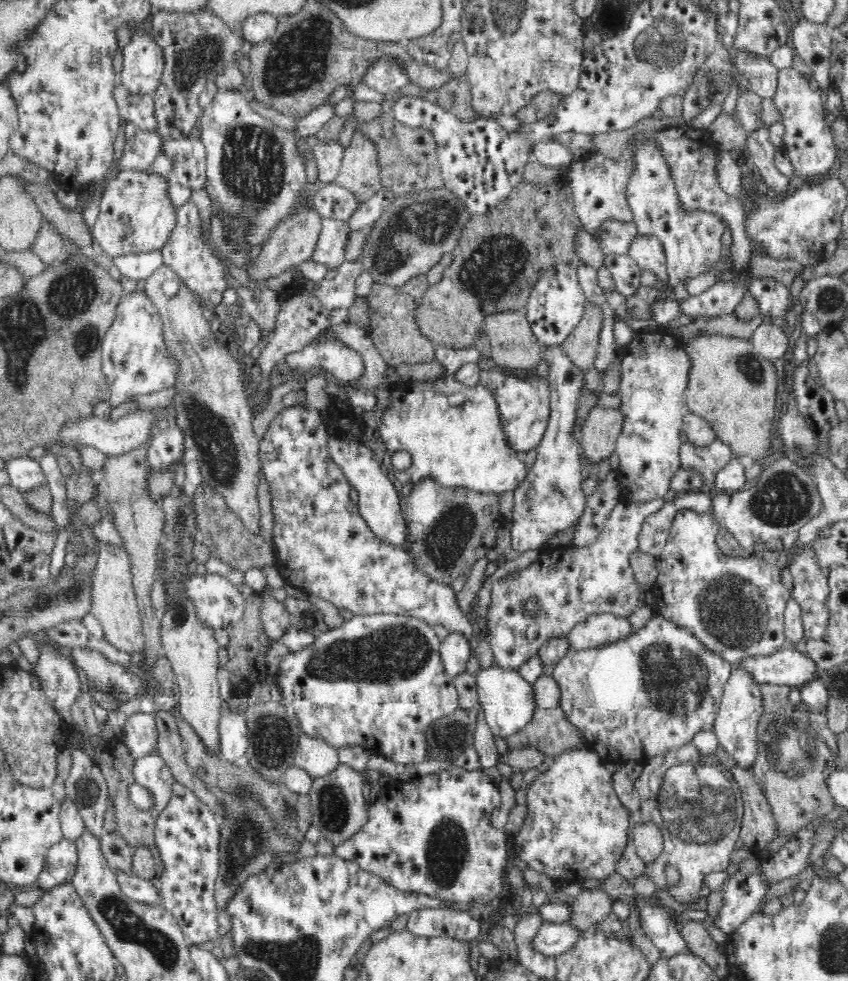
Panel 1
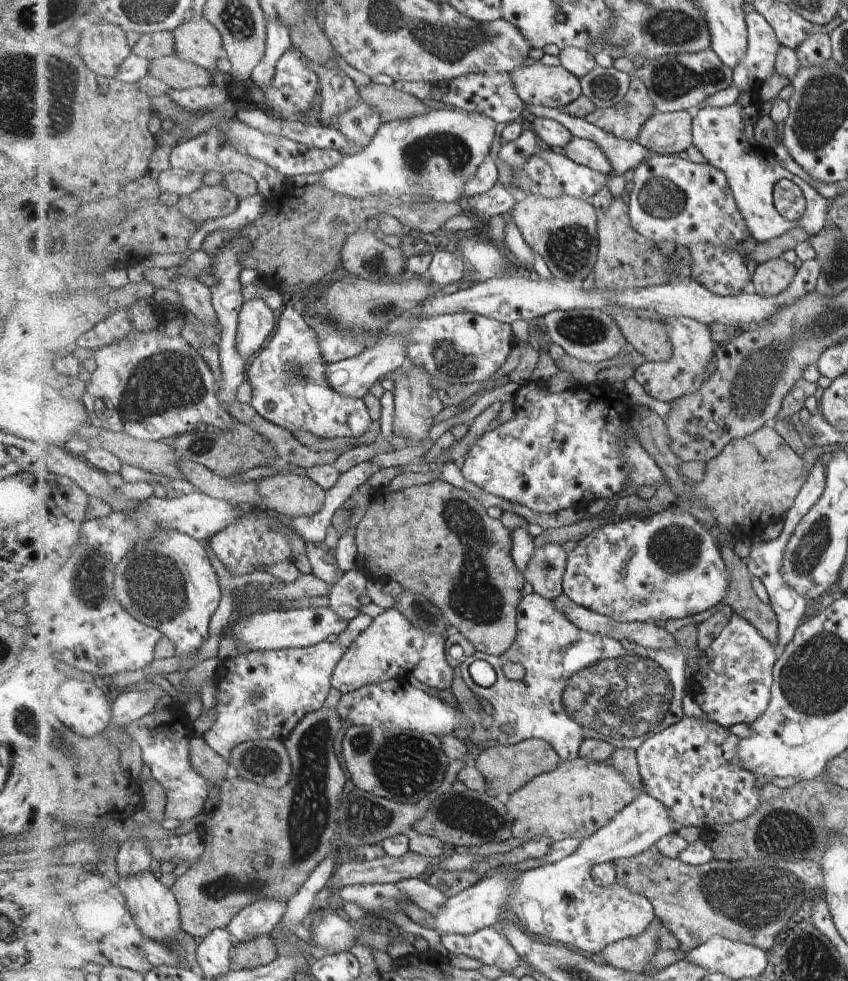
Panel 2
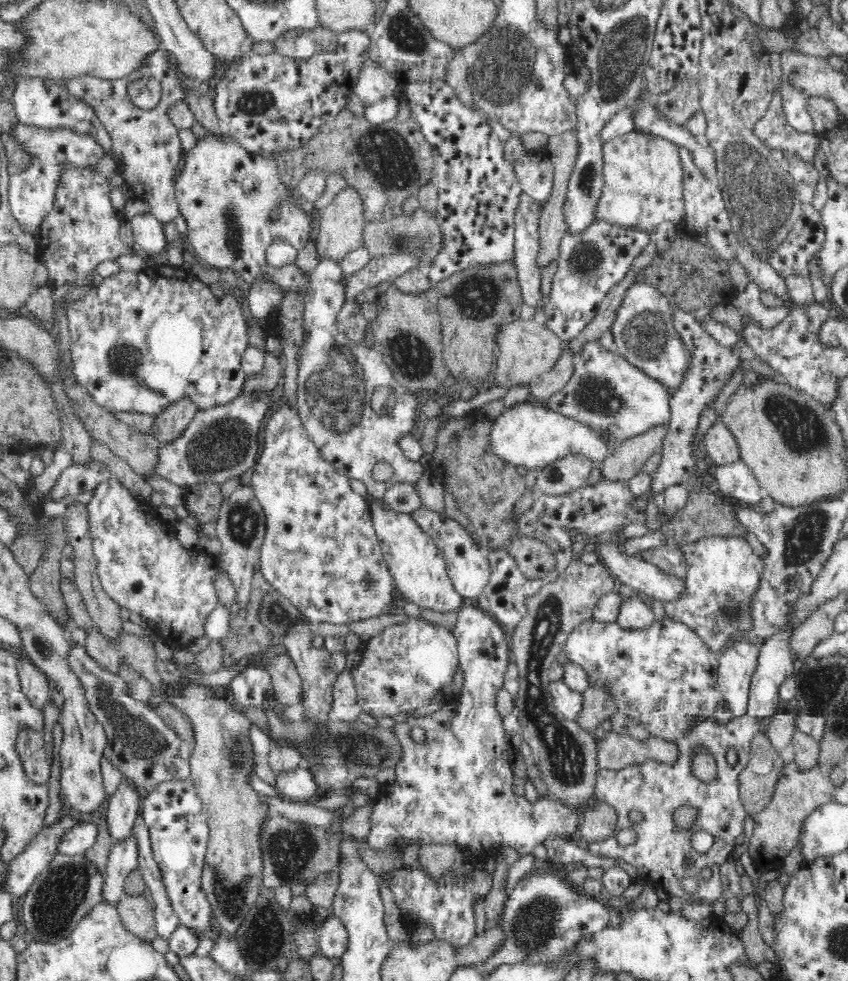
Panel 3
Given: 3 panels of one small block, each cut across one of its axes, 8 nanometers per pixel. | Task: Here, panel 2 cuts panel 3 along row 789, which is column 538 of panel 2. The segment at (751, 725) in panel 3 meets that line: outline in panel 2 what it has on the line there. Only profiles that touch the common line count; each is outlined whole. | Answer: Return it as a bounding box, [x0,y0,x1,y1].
[460,594,688,761]

